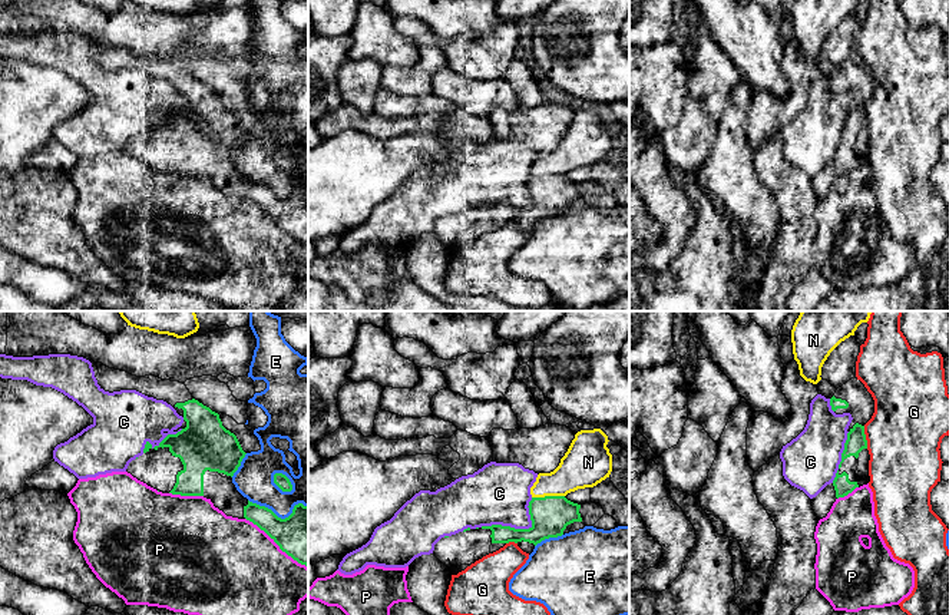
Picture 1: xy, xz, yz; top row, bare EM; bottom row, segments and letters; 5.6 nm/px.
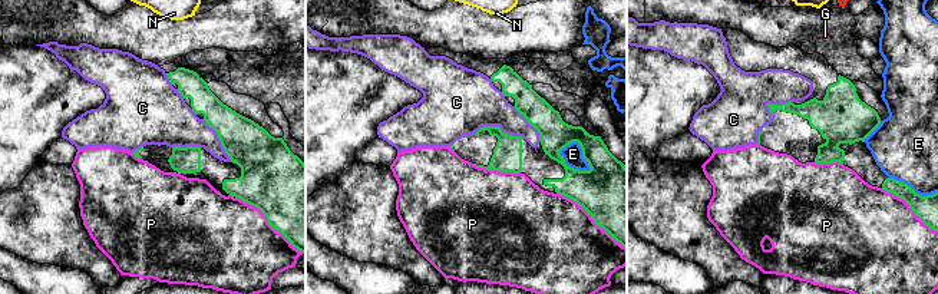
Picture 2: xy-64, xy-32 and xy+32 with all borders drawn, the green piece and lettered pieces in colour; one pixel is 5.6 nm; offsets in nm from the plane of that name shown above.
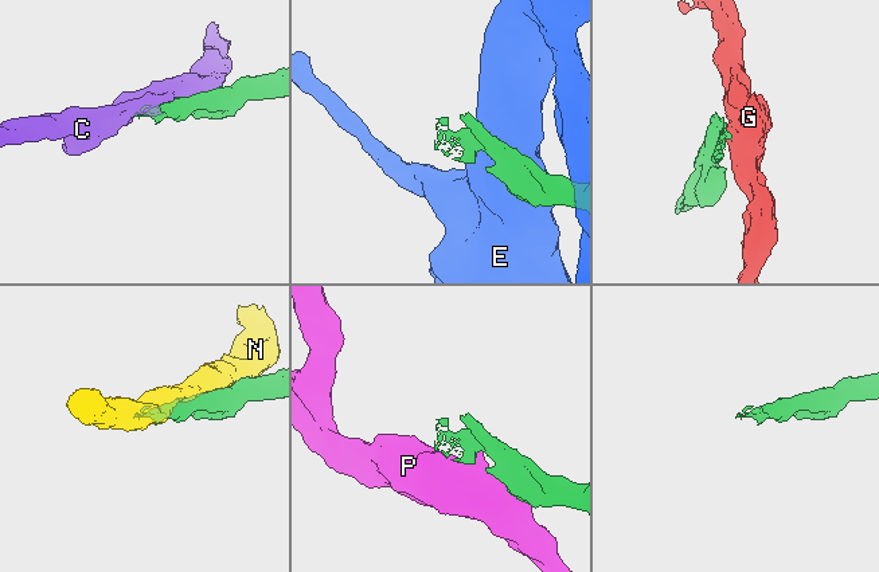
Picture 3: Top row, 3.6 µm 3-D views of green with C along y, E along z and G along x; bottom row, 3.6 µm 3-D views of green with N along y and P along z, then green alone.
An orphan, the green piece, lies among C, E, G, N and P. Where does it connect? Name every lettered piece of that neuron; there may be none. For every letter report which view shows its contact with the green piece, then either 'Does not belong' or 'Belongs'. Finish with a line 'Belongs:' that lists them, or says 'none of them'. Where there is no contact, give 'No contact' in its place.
C: Touches green in xz. Does not belong
E: Touches green in xy. Does not belong
G: Touches green in yz. Does not belong
N: Touches green in xz. Does not belong
P: Touches green in xy. Does not belong
Belongs: none of them

